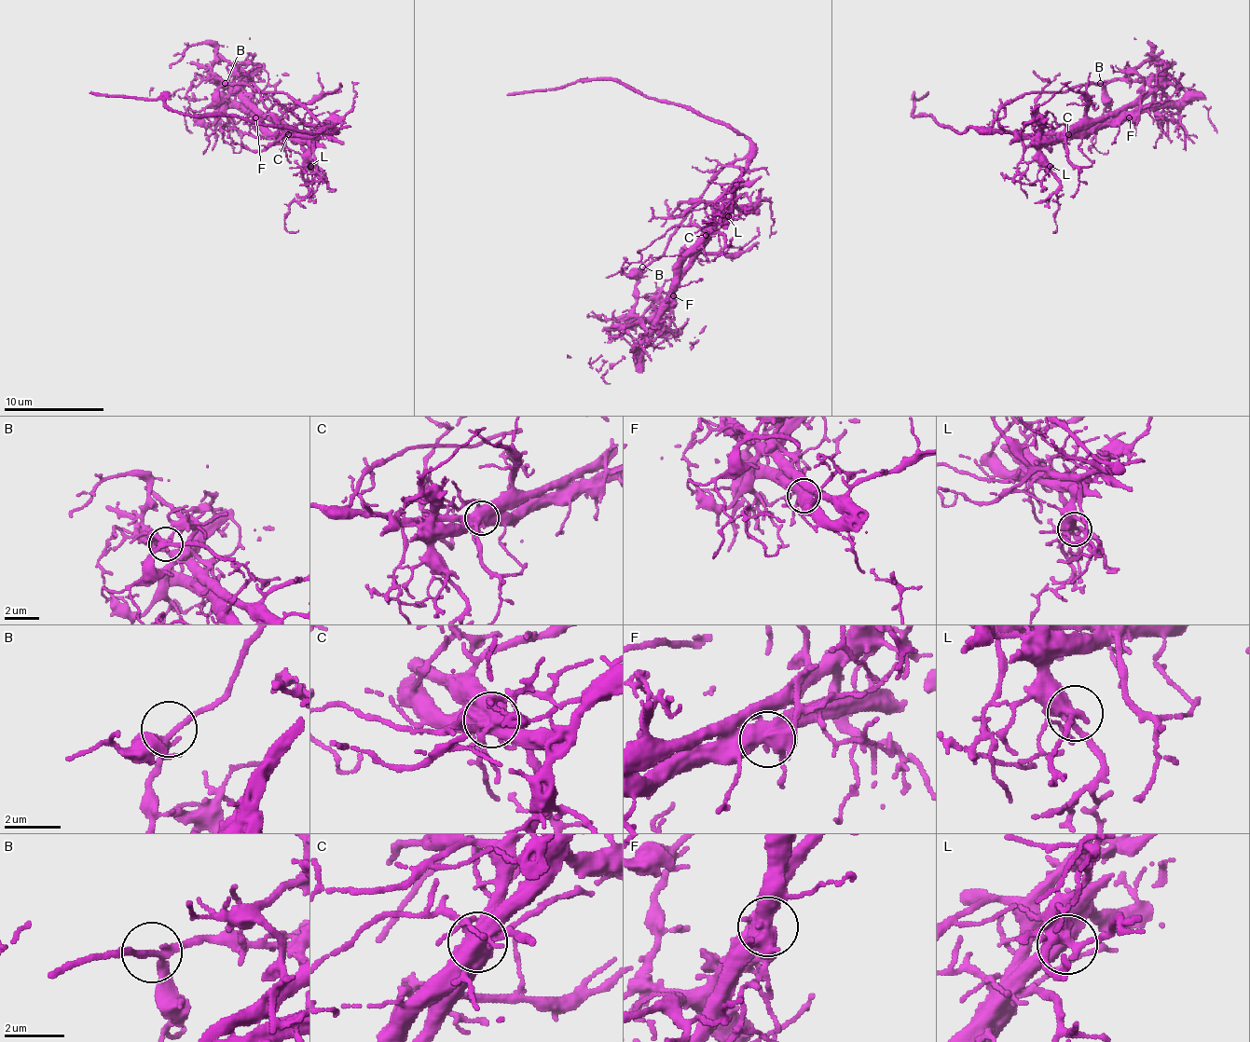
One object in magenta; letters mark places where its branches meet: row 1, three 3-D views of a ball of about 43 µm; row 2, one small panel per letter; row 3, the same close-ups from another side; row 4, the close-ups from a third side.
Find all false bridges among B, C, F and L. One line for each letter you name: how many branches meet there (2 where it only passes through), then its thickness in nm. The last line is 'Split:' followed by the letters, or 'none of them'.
C: 6 | 600 nm
F: 4 | 550 nm
Split: C, F

